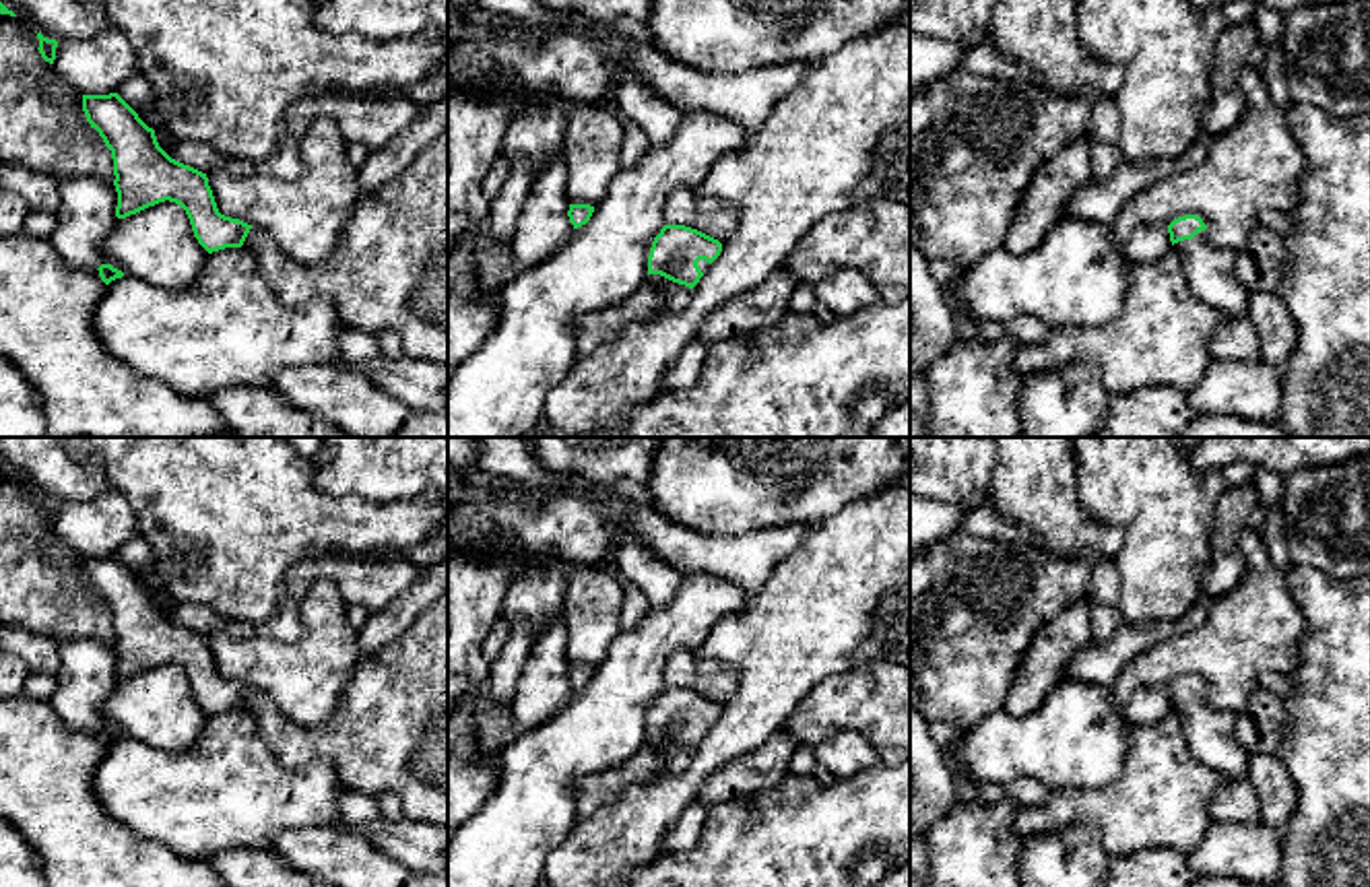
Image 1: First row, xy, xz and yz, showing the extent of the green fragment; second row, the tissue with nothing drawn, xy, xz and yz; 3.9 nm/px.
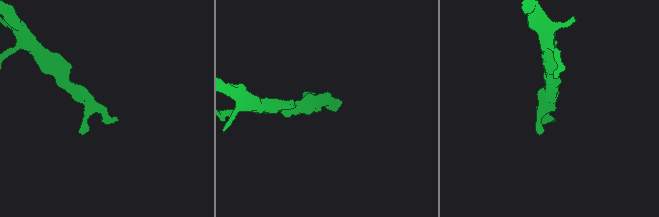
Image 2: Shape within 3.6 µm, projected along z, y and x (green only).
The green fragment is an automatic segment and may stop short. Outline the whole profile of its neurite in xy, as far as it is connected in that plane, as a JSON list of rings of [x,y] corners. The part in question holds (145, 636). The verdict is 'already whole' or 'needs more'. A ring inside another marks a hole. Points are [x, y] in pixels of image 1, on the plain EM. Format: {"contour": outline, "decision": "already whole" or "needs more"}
{"contour": [[[118,555],[83,557],[83,573],[111,613],[118,681],[169,662],[186,672],[208,716],[243,708],[252,687],[221,677],[206,635],[171,621],[155,592]]], "decision": "already whole"}

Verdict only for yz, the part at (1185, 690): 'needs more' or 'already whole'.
needs more

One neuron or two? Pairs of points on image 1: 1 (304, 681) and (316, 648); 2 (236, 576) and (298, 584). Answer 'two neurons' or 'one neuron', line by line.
1: one neuron
2: two neurons

